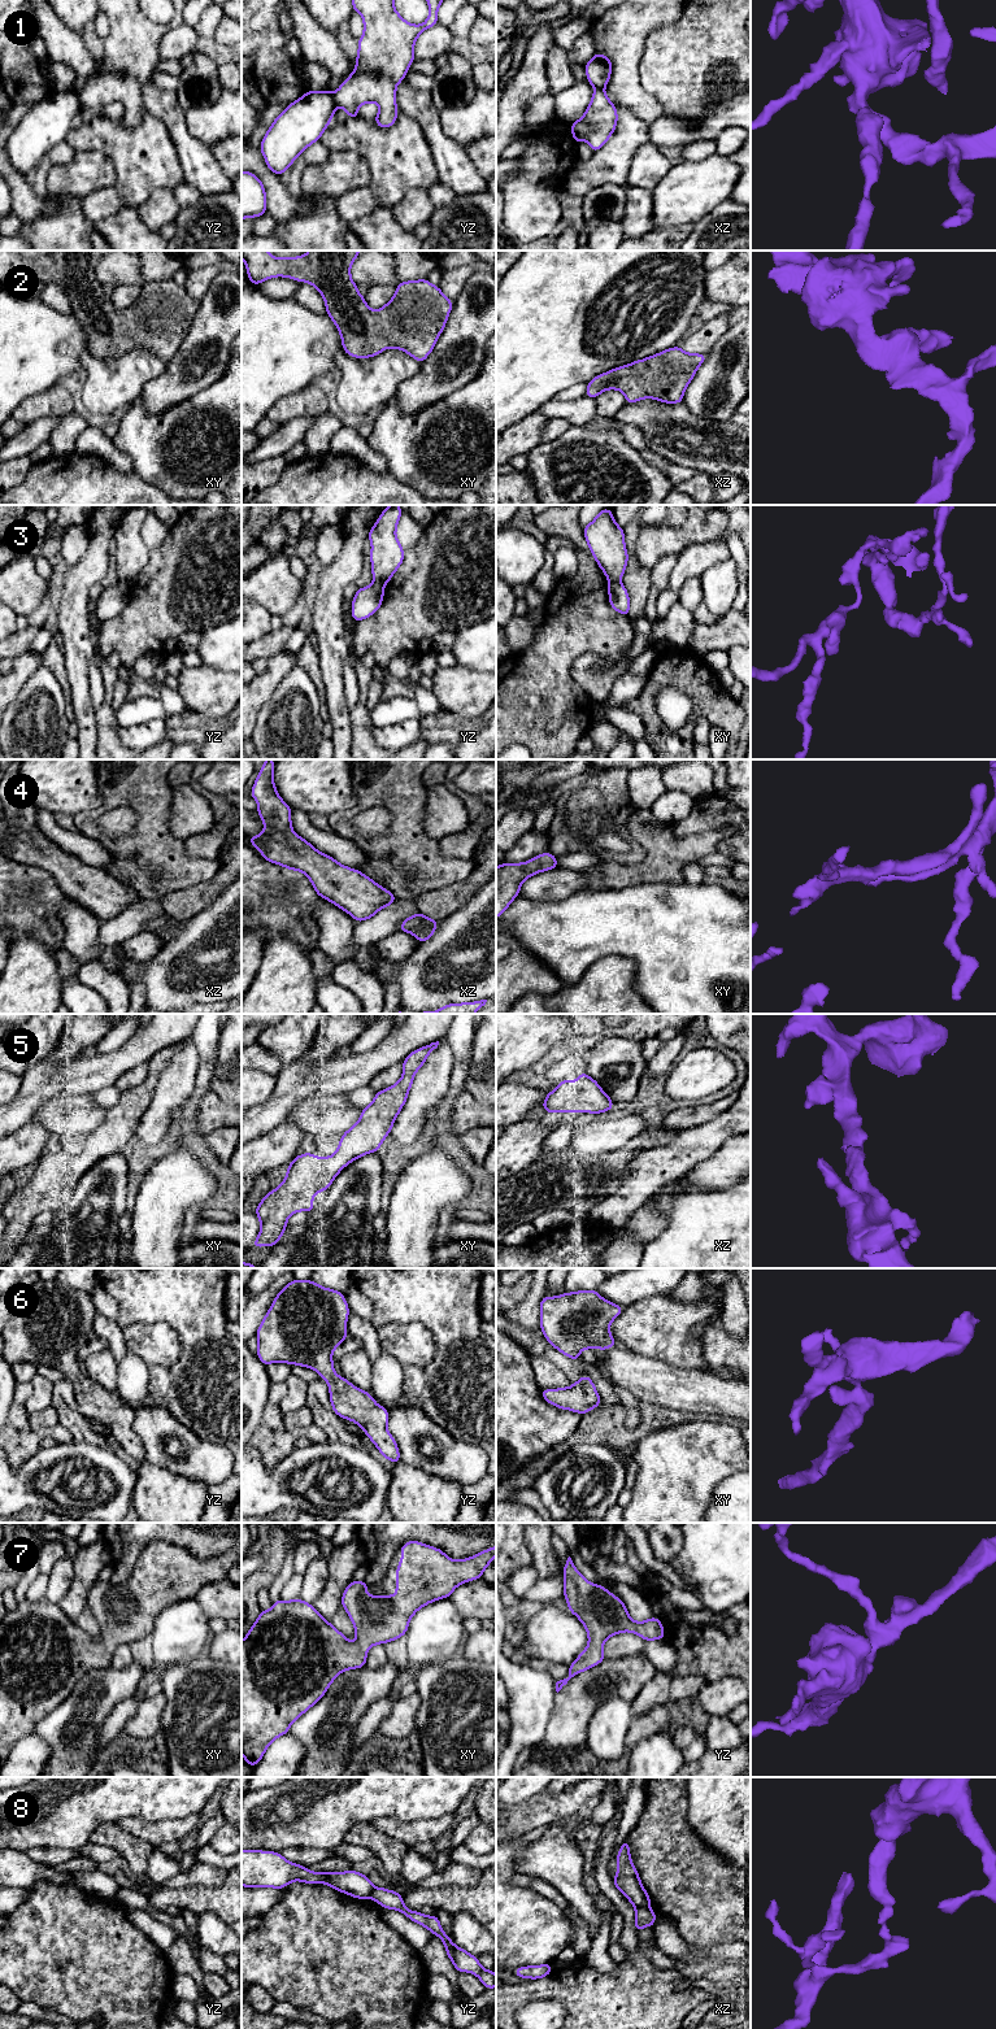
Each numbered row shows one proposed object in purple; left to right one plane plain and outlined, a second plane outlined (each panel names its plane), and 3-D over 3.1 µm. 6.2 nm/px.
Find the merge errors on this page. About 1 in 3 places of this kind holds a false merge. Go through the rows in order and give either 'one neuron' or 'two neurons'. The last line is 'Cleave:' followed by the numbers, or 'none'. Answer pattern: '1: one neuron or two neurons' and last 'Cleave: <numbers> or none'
1: two neurons
2: one neuron
3: two neurons
4: one neuron
5: one neuron
6: one neuron
7: one neuron
8: two neurons
Cleave: 1, 3, 8

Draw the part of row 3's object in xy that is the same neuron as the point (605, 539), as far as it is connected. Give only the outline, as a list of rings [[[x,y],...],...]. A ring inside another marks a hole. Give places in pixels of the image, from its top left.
[[[609,508],[583,527],[588,548],[609,582],[621,582],[627,566],[629,554],[623,528],[619,527]]]

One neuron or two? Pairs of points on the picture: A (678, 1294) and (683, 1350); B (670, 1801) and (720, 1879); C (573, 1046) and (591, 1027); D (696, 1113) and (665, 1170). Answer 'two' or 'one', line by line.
A: two
B: one
C: one
D: two

